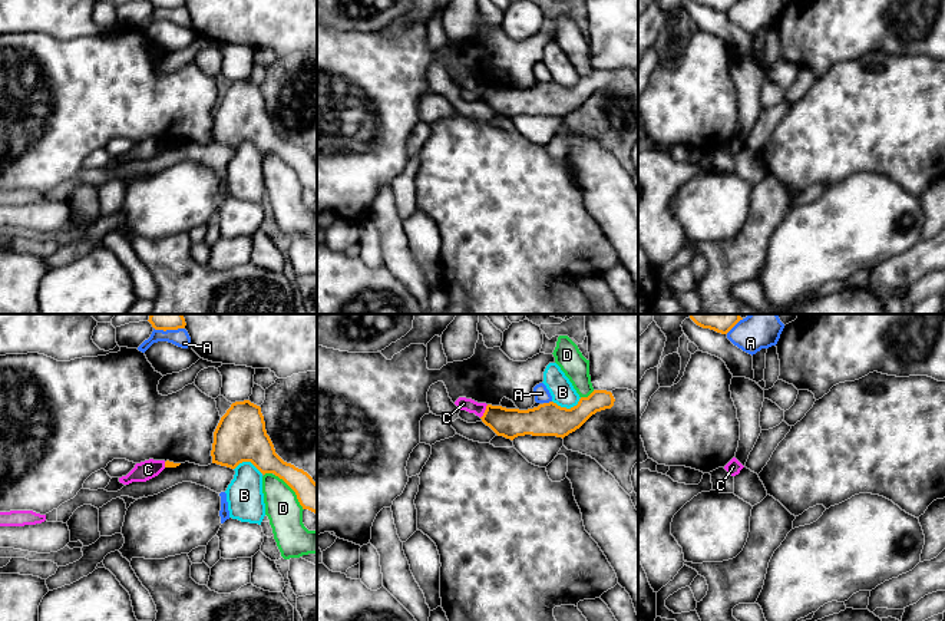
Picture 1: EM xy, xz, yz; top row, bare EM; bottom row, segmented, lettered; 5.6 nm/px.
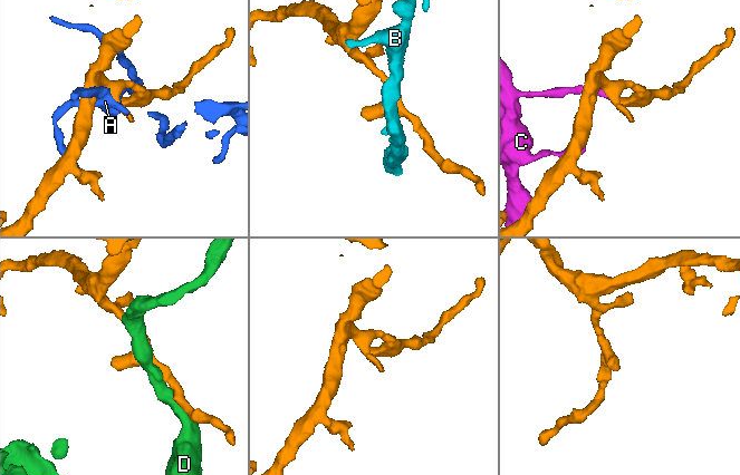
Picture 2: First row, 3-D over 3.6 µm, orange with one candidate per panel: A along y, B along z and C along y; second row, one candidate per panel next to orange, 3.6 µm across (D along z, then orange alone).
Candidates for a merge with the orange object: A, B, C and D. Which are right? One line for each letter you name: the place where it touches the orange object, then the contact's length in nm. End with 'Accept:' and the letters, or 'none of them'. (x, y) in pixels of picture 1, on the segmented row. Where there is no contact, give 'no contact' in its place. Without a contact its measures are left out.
Accept: none of them

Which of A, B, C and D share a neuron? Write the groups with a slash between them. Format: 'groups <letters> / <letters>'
groups A / B / C / D

